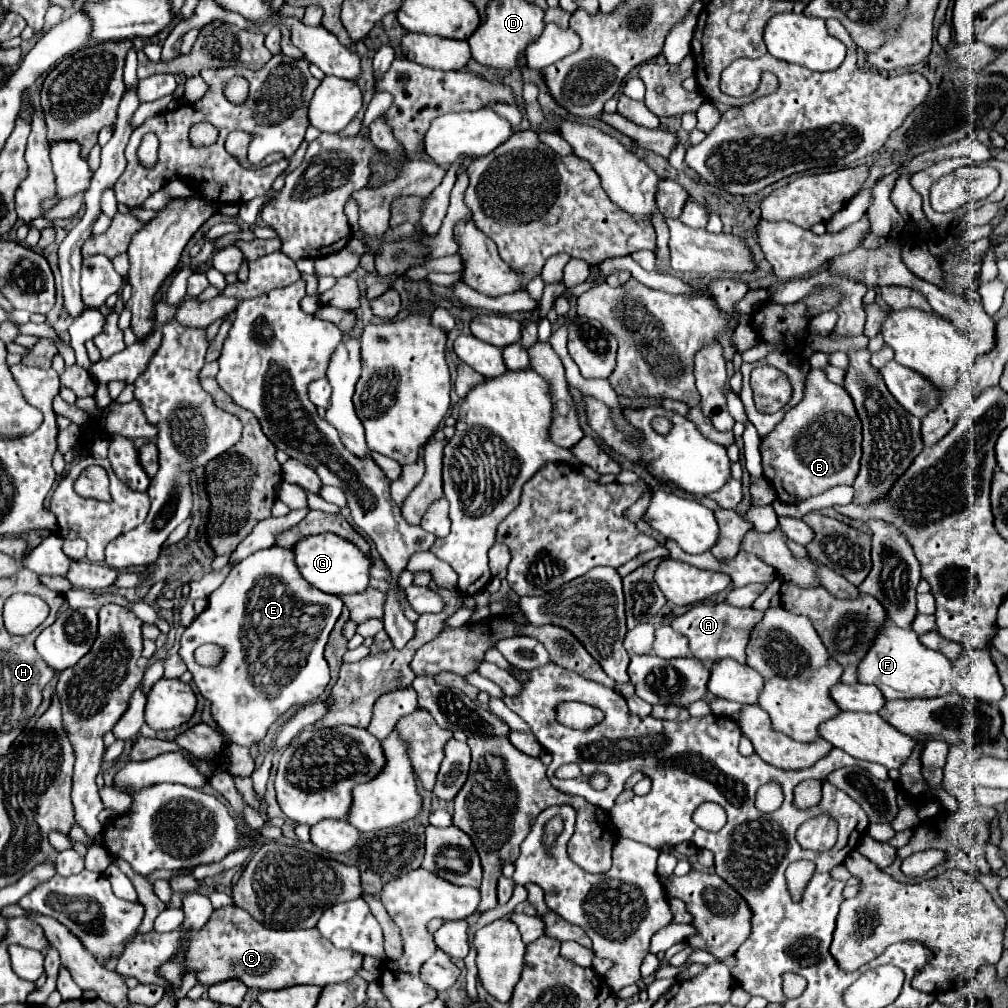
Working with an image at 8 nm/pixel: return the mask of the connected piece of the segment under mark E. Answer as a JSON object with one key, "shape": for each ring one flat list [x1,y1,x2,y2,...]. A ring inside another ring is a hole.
{"shape":[[272,546,258,550,230,570,220,588,208,596,206,610,184,630,180,638,182,648,178,652,188,666,188,672,192,674,200,694,210,702,212,718,228,744,238,744,244,748,260,744,268,728,288,708,304,706,320,698,330,682,328,664,322,652,340,612,342,602,336,596,320,592,318,588,306,584,302,576,298,576,292,550,288,548],[208,642,218,644,224,650,222,660,212,668,200,666,194,660,194,650]]}

